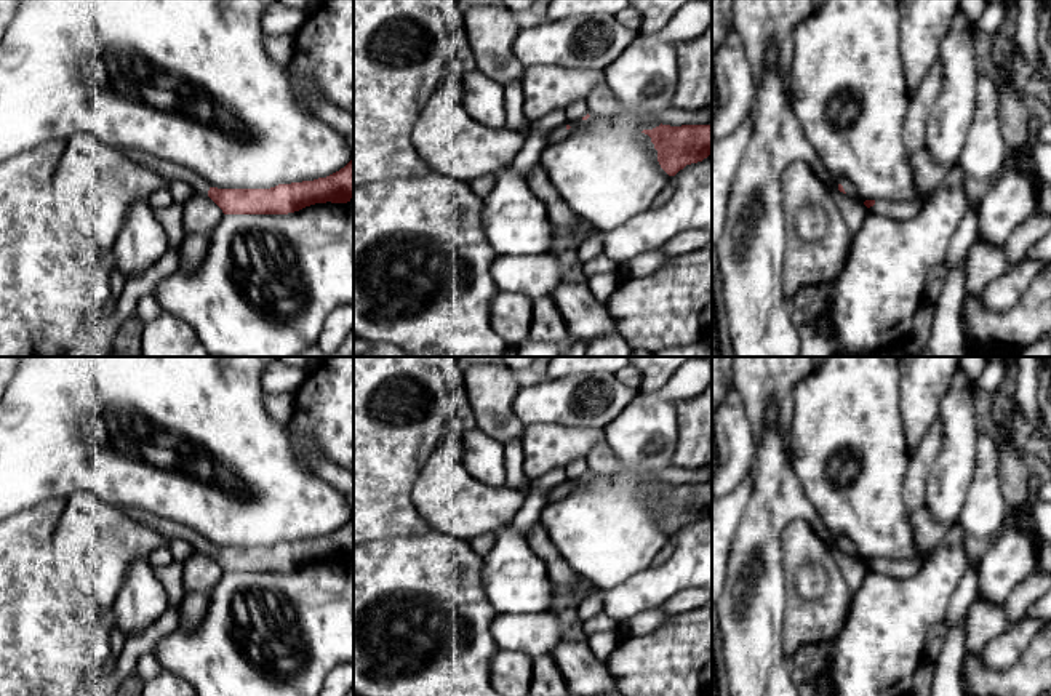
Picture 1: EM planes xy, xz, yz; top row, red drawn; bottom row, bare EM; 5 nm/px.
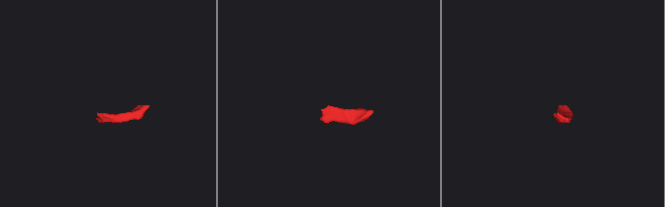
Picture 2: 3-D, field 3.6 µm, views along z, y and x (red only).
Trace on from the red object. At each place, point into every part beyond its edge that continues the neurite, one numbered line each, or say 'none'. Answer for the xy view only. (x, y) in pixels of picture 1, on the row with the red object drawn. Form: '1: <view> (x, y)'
1: xy (170, 172)

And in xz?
none

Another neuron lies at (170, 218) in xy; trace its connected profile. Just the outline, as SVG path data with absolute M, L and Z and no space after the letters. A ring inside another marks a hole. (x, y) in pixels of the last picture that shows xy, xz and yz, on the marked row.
M173 202L166 208L155 210L155 218L162 224L168 245L170 246L181 246L186 234L182 227L182 205L178 202Z

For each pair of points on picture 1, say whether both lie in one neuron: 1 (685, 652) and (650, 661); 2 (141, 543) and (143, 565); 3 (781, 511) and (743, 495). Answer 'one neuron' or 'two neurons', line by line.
1: one neuron
2: two neurons
3: two neurons

